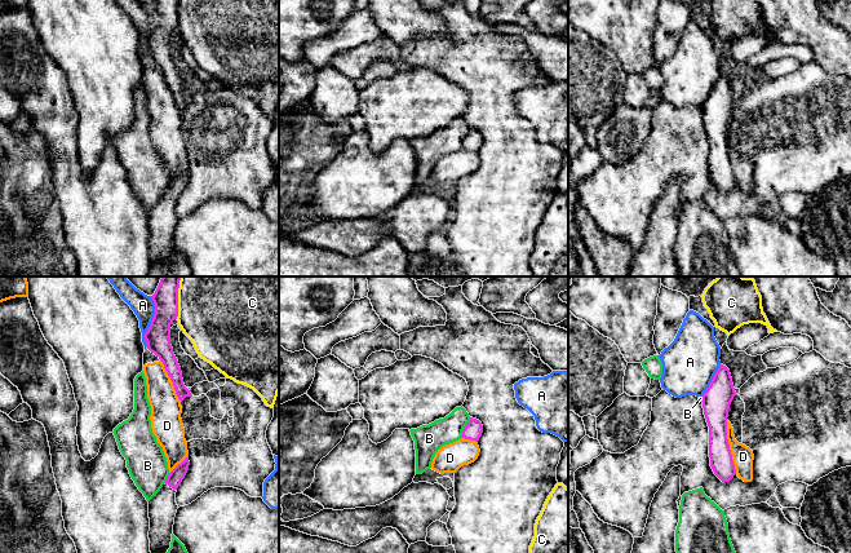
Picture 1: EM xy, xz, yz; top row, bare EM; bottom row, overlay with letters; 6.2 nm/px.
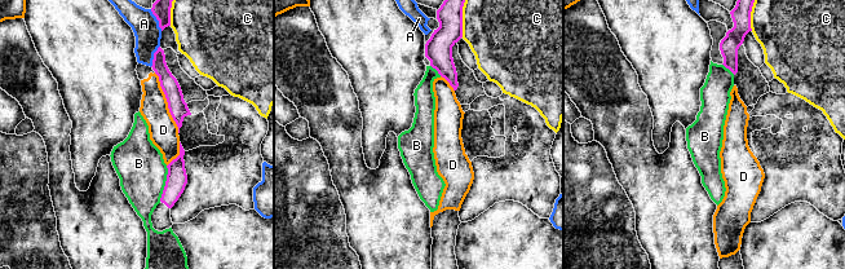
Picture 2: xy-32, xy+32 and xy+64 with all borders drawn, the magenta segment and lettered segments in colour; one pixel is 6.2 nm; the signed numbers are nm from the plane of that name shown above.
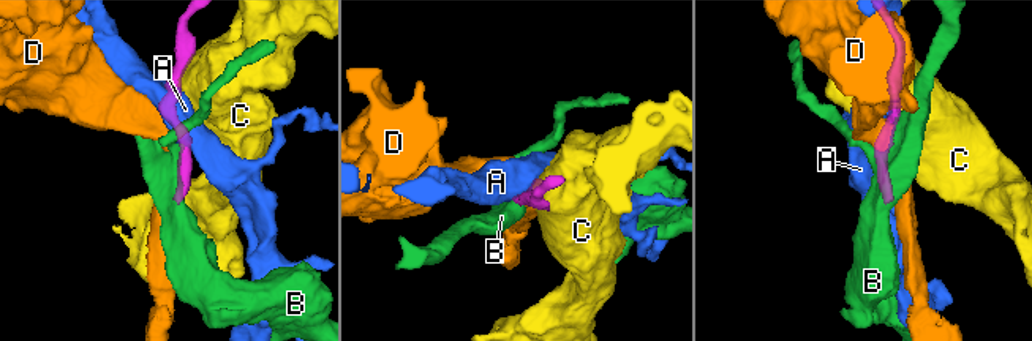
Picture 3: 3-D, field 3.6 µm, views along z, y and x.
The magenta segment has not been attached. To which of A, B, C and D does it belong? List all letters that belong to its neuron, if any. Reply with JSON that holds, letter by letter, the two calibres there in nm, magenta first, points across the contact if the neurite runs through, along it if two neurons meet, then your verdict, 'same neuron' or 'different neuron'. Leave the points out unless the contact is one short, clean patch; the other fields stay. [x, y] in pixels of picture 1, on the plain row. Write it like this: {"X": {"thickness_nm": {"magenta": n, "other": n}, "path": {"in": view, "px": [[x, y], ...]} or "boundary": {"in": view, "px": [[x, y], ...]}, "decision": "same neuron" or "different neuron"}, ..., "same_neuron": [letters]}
{"A": {"thickness_nm": {"magenta": 160, "other": 140}, "decision": "different neuron"}, "B": {"thickness_nm": {"magenta": 110, "other": 180}, "decision": "different neuron"}, "C": {"thickness_nm": {"magenta": 160, "other": 380}, "boundary": {"in": "xy", "px": [[178, 0], [178, 26], [176, 29]]}, "decision": "different neuron"}, "D": {"thickness_nm": {"magenta": 160, "other": 130}, "decision": "different neuron"}, "same_neuron": []}

